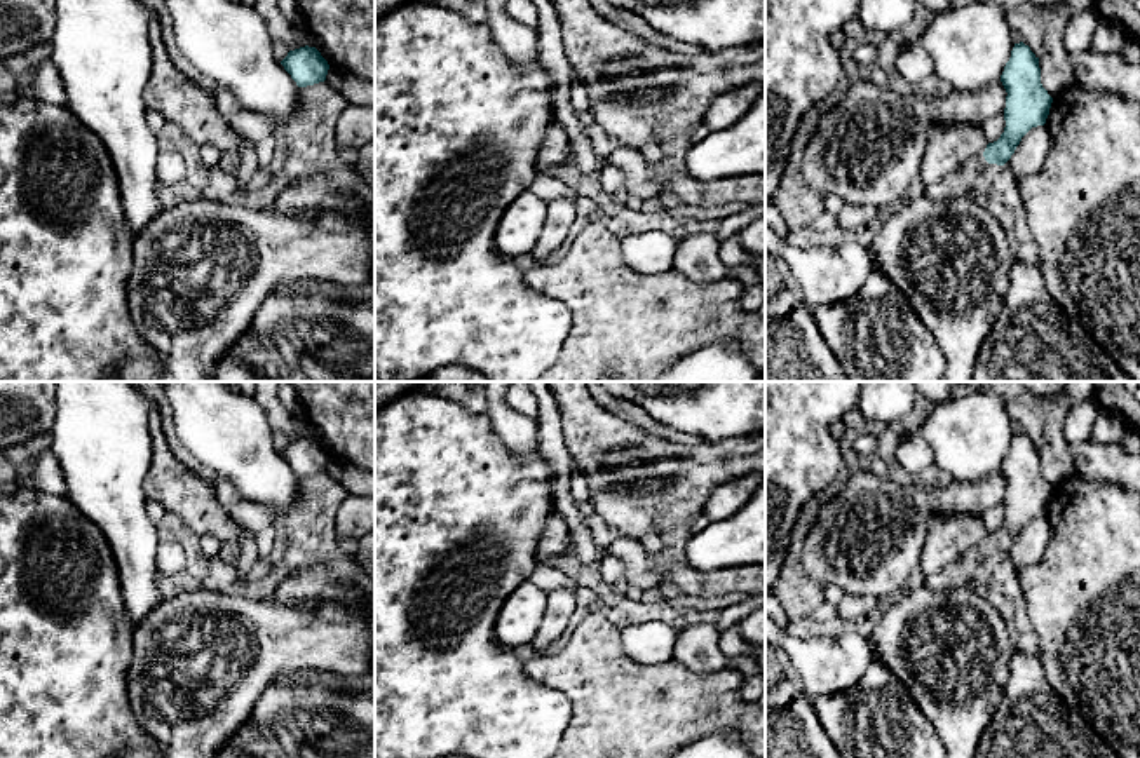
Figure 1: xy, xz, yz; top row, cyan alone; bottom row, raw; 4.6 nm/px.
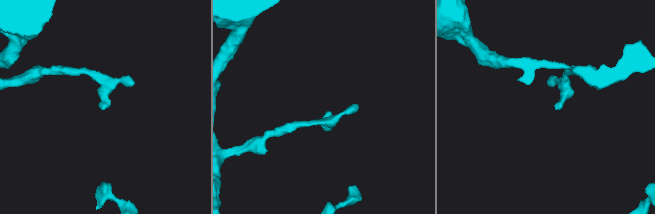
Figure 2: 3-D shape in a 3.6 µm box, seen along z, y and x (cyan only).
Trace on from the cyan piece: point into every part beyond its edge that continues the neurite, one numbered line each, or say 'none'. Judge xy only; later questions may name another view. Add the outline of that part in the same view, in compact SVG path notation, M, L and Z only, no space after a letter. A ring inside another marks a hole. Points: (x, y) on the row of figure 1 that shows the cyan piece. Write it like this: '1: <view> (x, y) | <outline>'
none

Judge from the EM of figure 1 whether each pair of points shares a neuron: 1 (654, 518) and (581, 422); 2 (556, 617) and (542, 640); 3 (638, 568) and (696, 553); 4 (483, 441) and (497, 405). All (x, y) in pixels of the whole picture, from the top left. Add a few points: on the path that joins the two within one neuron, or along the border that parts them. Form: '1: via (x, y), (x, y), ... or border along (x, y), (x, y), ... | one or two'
1: via (647, 492), (638, 483), (633, 466), (607, 448) | one
2: via (555, 622), (548, 635) | one
3: border along (682, 554), (696, 568), (724, 570) | two
4: border along (485, 412), (492, 429), (515, 453) | two

